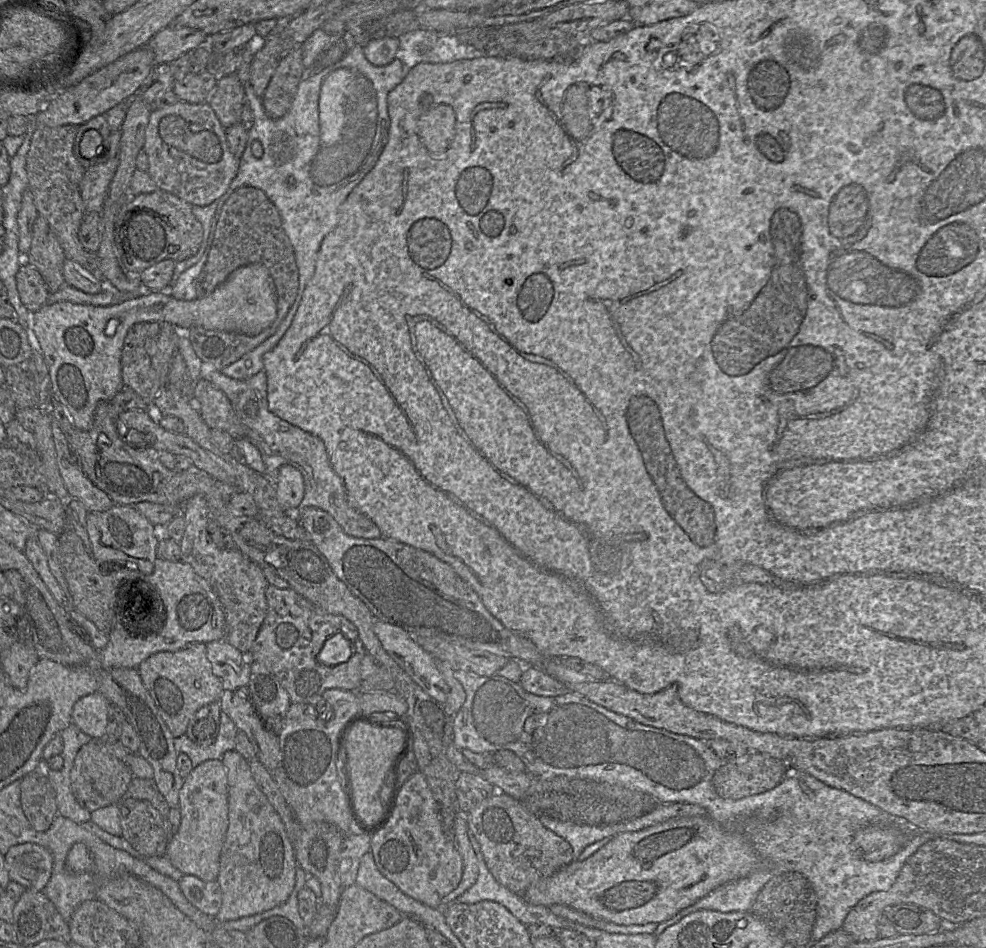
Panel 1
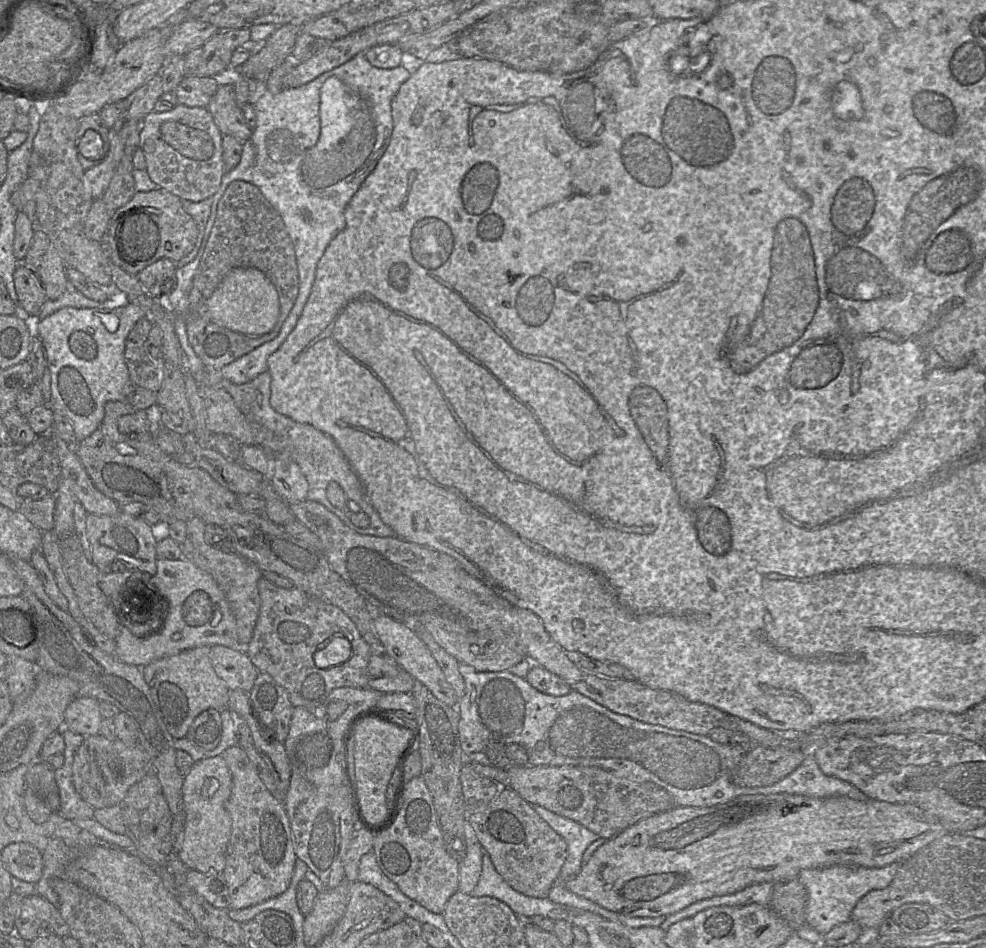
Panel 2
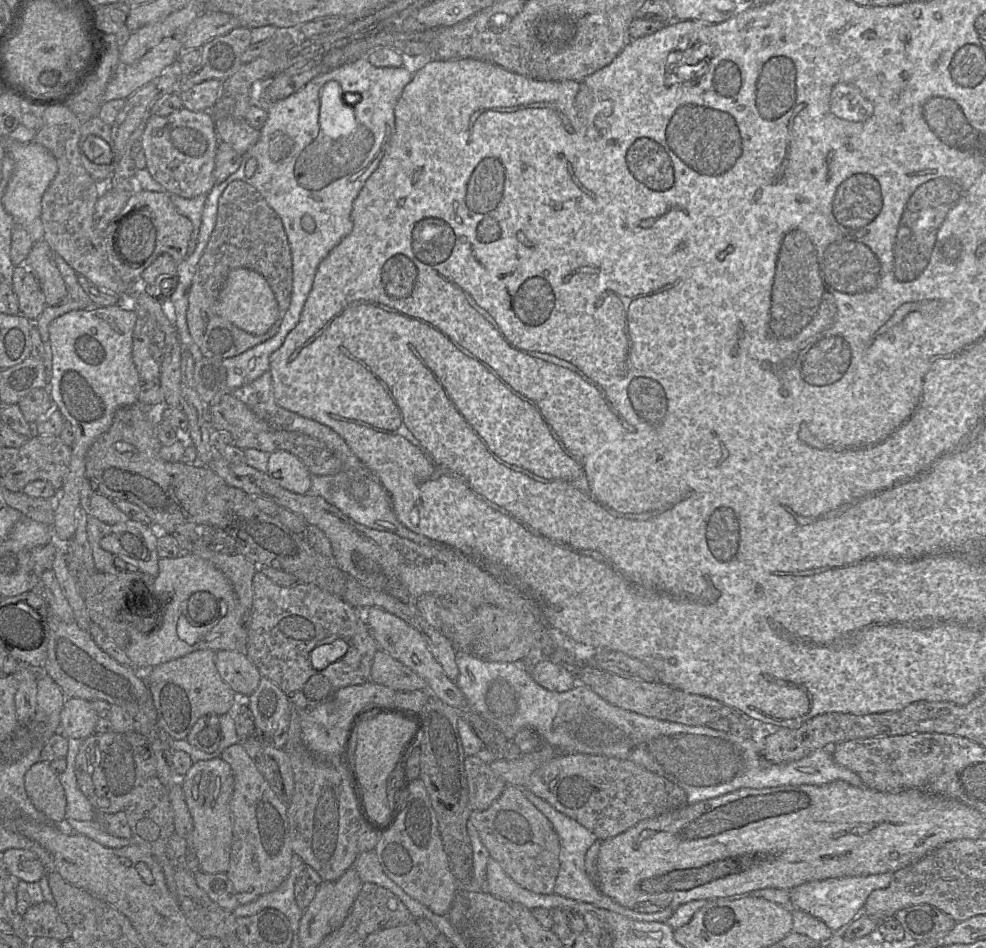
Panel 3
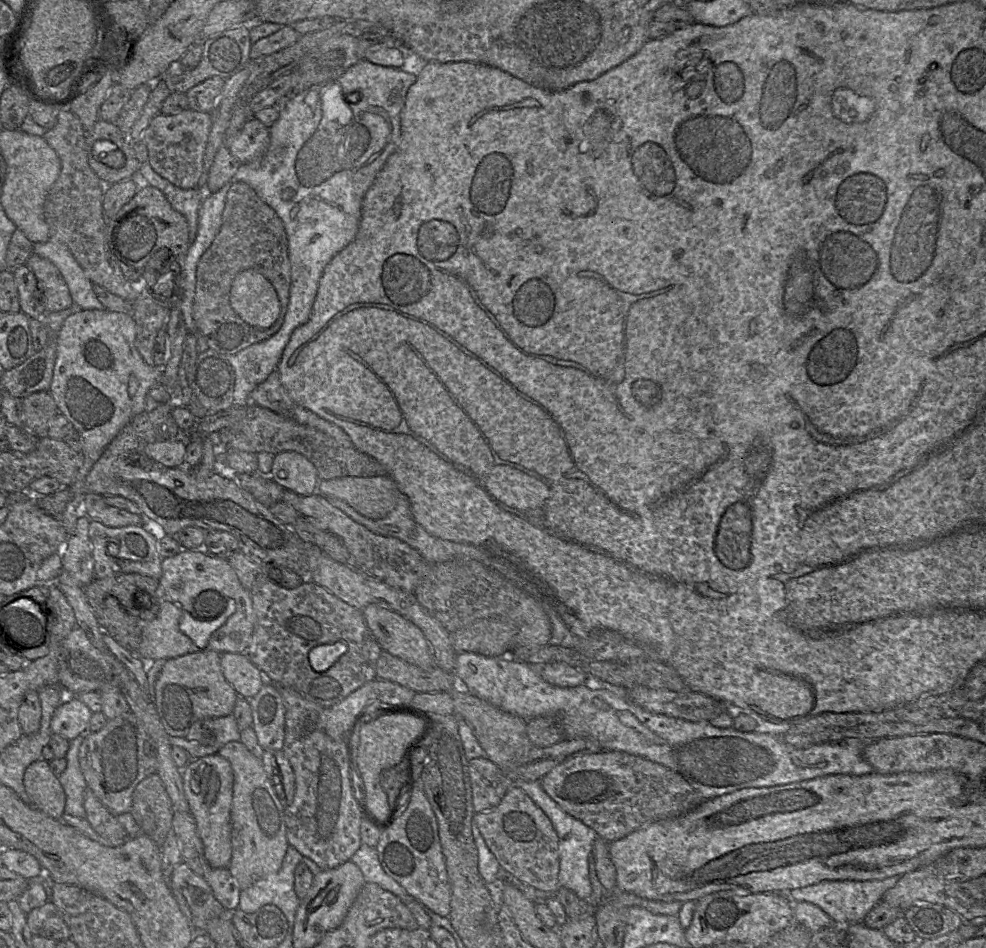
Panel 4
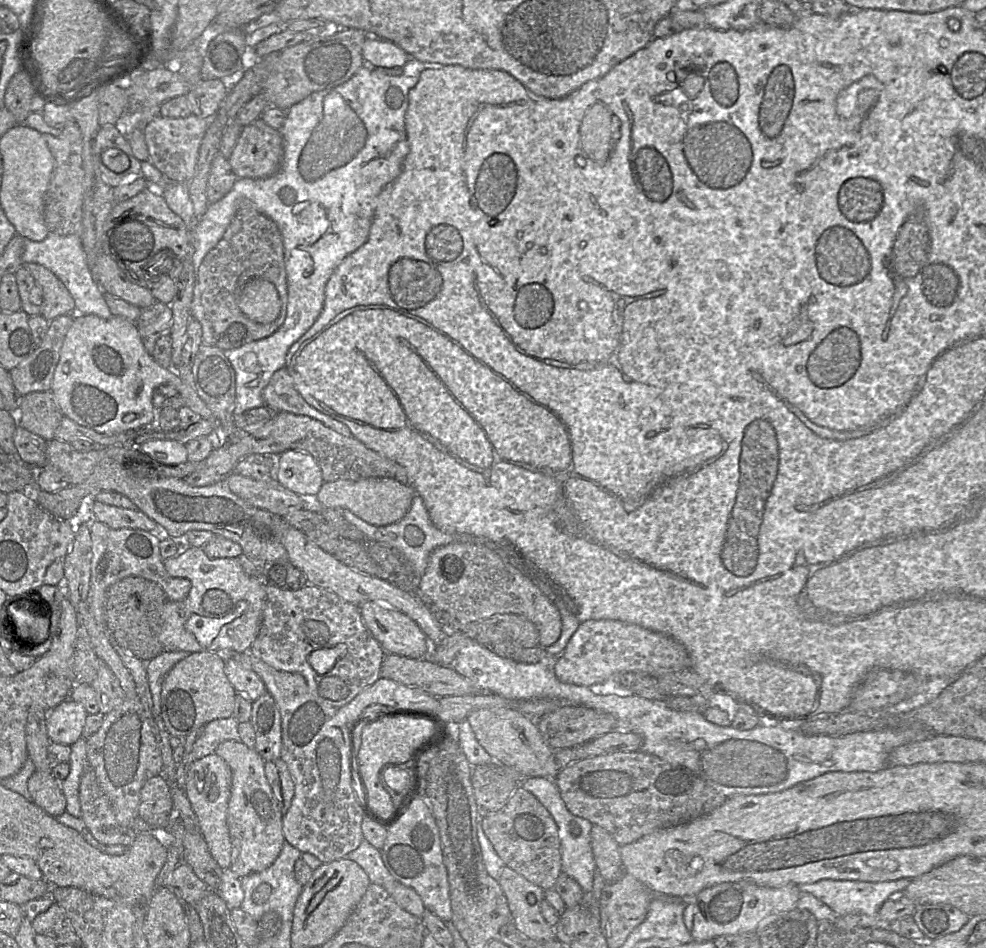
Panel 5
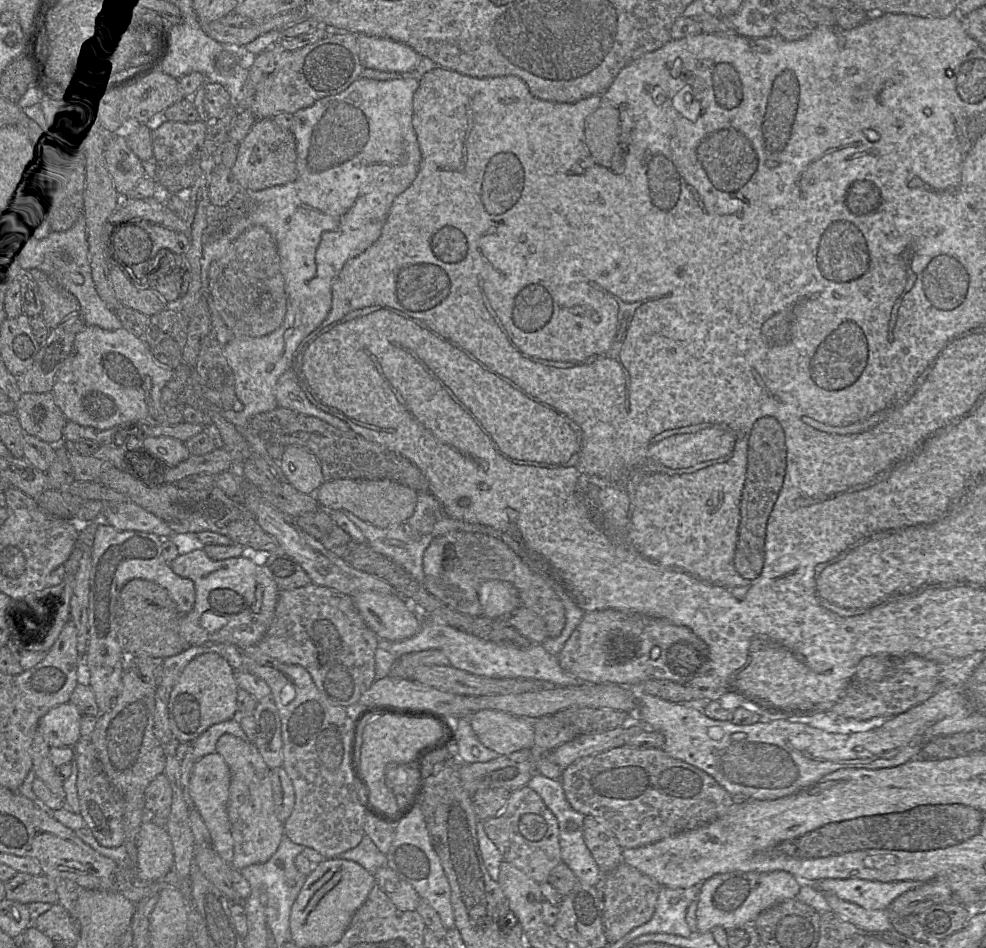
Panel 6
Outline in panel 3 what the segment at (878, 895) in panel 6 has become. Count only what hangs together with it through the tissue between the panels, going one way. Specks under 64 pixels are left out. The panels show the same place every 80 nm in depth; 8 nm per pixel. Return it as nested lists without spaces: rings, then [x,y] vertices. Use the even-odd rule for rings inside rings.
[[[886,872],[867,876],[829,878],[806,882],[790,890],[764,888],[750,894],[764,898],[785,908],[805,911],[823,921],[833,932],[837,932],[861,914],[866,899],[872,891],[889,886],[893,879],[893,874],[894,872]]]

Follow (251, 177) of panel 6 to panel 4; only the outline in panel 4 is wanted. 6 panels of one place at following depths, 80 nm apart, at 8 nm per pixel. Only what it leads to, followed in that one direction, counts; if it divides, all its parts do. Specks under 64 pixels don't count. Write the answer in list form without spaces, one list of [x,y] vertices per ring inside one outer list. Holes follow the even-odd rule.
[[[251,117],[243,128],[231,138],[225,138],[225,145],[242,164],[261,160],[270,145],[270,131],[258,119]]]

